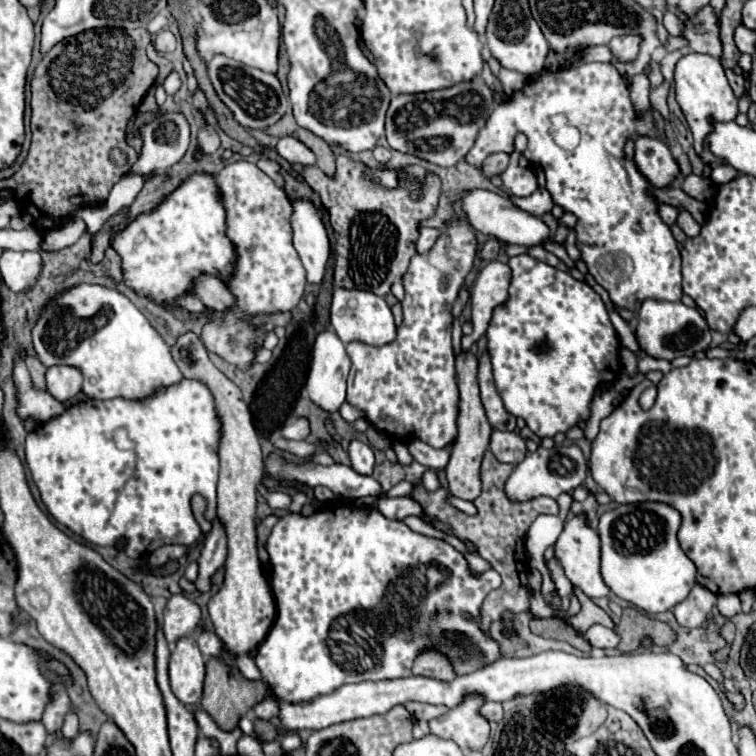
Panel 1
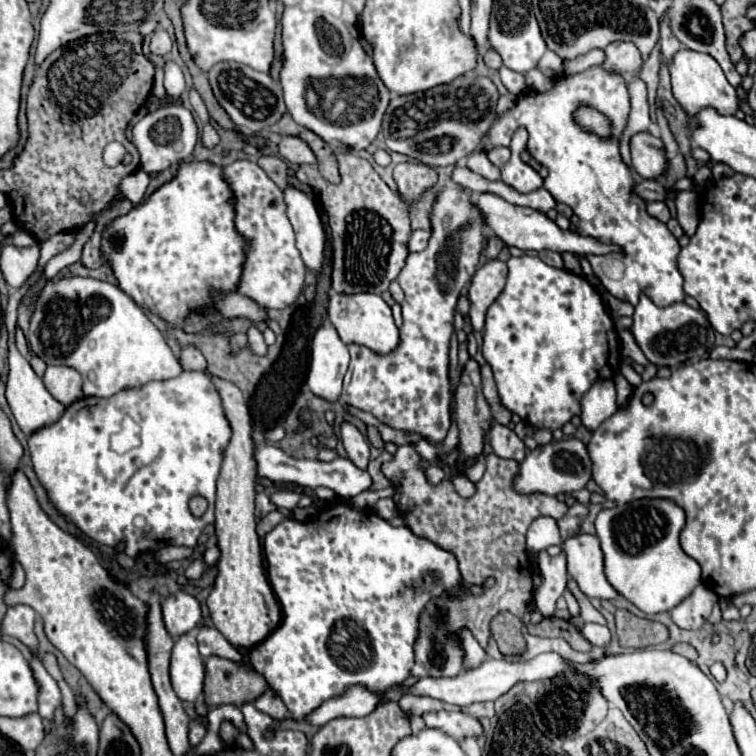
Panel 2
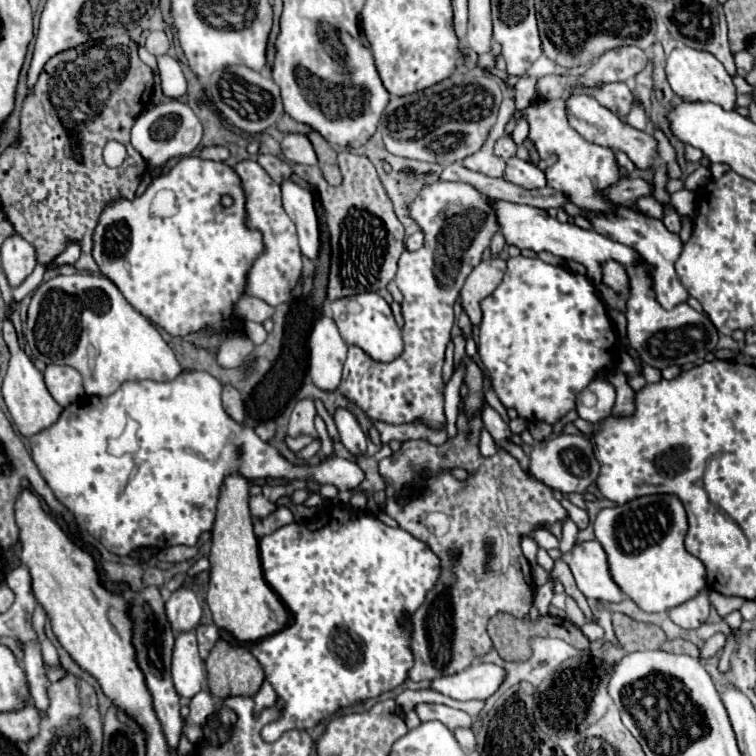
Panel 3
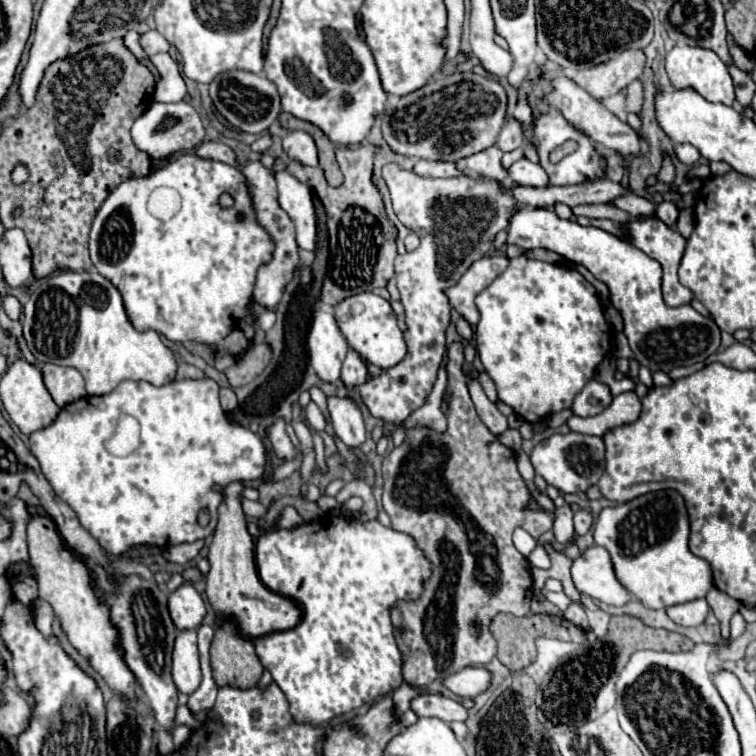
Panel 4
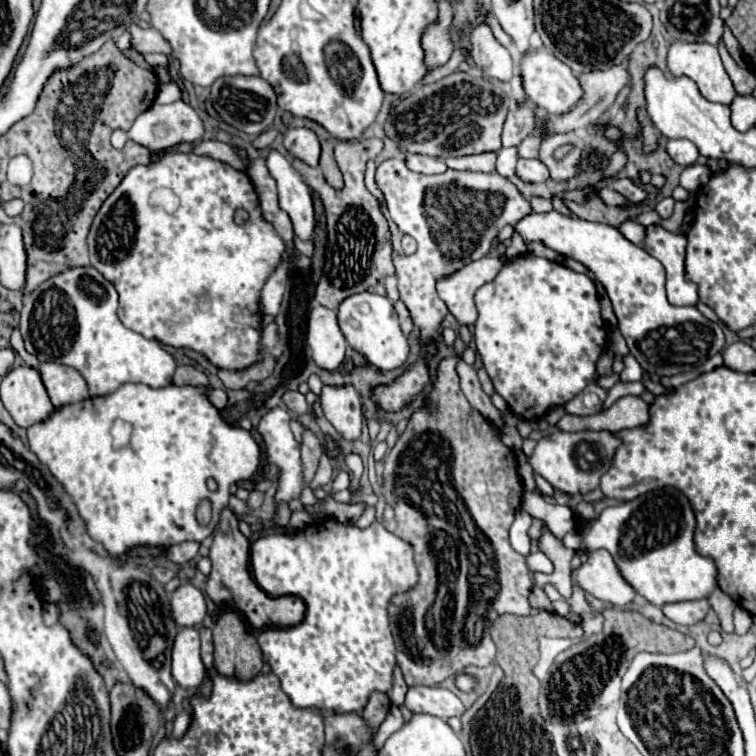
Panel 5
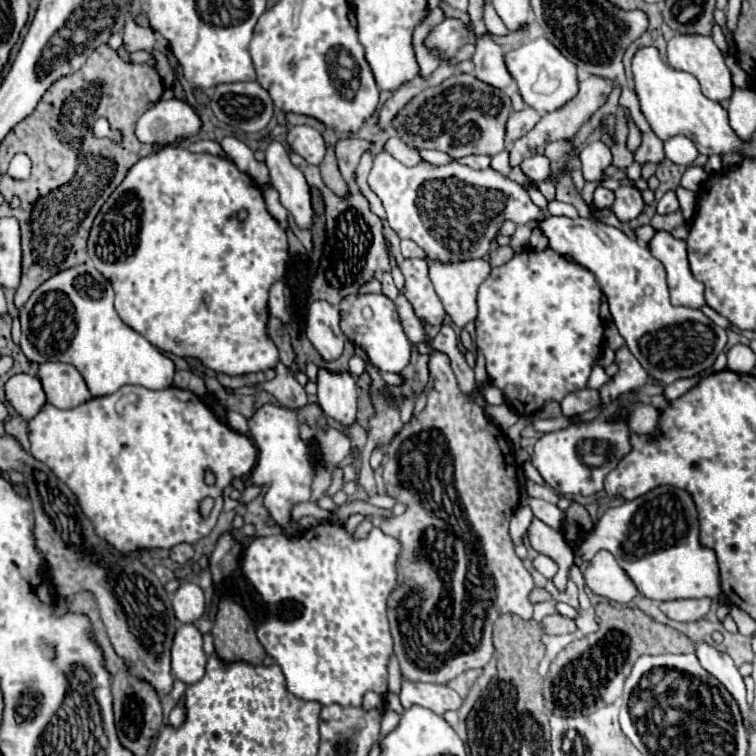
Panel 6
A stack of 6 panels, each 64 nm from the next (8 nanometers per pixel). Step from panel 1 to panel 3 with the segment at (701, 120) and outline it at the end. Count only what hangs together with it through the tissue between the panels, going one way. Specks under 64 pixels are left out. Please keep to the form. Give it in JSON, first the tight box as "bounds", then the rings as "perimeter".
{"bounds":[666,46,736,110],"perimeter":[[[678,46],[666,60],[666,76],[672,90],[680,98],[694,98],[700,102],[720,104],[724,110],[732,110],[736,104],[736,90],[732,84],[732,76],[724,70],[722,62],[718,62],[710,52],[694,50],[688,46]]]}

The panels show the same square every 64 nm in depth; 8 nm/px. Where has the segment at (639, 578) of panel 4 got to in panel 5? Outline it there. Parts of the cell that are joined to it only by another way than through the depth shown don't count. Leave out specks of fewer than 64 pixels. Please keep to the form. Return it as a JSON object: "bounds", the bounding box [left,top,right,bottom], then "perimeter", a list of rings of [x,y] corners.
{"bounds":[576,486,718,606],"perimeter":[[[666,486],[638,496],[632,502],[622,502],[602,510],[588,532],[582,534],[576,554],[582,552],[582,548],[586,552],[596,552],[600,548],[608,550],[626,582],[656,606],[708,598],[718,586],[718,570],[712,558],[696,552],[694,528],[696,518],[688,498],[680,490]]]}

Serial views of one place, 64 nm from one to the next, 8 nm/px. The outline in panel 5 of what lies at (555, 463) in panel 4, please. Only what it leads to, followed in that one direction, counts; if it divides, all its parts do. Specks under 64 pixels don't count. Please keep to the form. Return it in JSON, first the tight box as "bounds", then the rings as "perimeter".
{"bounds":[528,430,622,494],"perimeter":[[[580,430],[580,432],[552,432],[538,440],[534,454],[528,458],[534,472],[544,476],[554,490],[564,494],[588,494],[600,486],[602,474],[612,466],[612,458],[622,440],[608,430]]]}

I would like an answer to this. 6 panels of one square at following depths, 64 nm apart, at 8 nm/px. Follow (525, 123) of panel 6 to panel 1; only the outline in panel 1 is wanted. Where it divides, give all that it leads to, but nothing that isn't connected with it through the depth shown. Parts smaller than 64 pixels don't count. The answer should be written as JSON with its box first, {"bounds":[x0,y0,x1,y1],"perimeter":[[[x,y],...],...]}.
{"bounds":[482,152,508,178],"perimeter":[[[496,152],[496,154],[490,154],[486,160],[484,160],[484,166],[482,166],[482,172],[486,178],[494,176],[494,174],[502,174],[502,170],[506,170],[508,166],[508,154],[506,152]]]}

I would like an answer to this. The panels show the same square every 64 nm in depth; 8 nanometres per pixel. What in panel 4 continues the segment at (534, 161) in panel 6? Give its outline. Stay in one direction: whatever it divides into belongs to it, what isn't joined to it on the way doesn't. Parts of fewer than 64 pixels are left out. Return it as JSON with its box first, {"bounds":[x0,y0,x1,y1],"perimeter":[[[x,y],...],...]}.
{"bounds":[508,158,548,188],"perimeter":[[[526,158],[518,160],[516,164],[512,164],[508,174],[510,174],[510,178],[514,182],[518,182],[522,186],[538,186],[538,188],[548,186],[548,174],[546,174],[546,170],[540,164],[530,162]]]}

